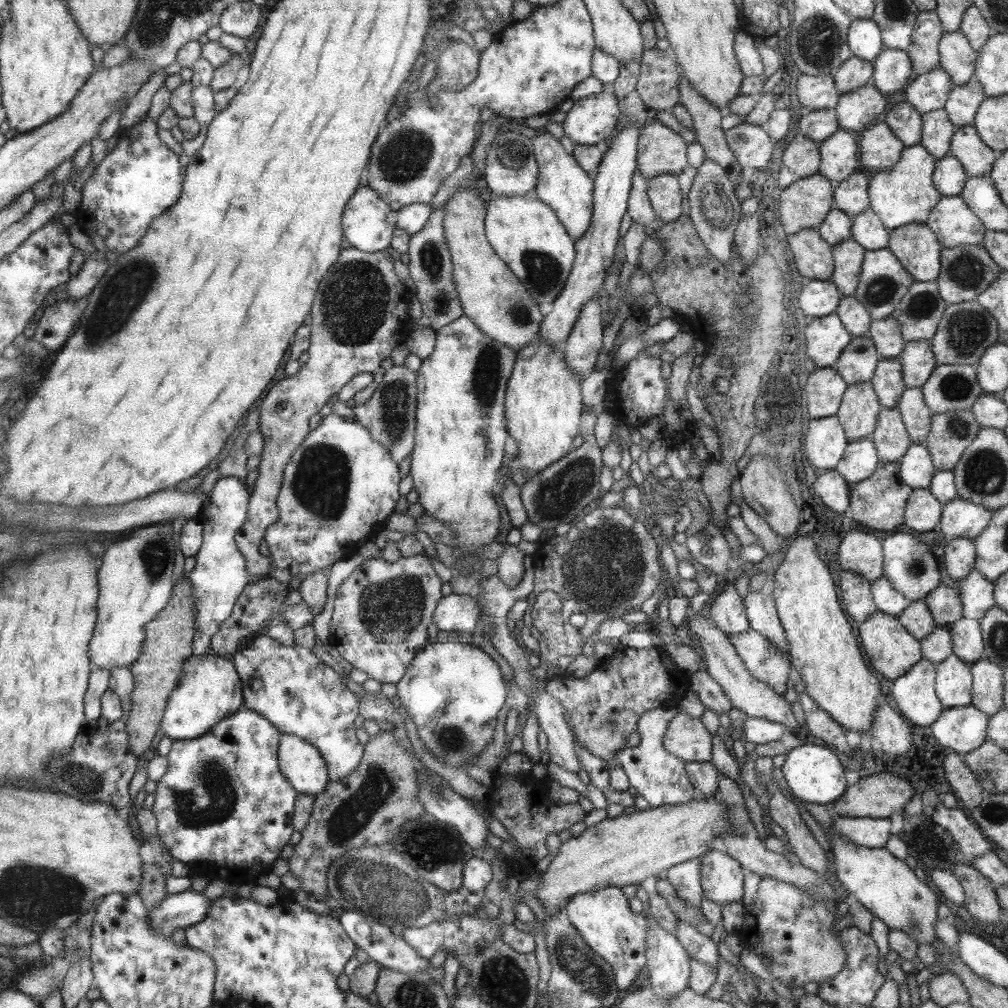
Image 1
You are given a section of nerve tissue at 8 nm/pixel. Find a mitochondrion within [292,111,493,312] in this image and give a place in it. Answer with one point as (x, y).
(405, 157)

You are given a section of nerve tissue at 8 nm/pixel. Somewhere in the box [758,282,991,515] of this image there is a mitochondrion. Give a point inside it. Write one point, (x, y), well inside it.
(923, 305)

